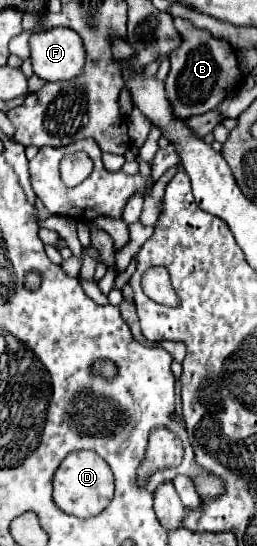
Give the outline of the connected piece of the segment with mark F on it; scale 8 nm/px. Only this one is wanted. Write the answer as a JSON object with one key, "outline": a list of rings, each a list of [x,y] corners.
{"outline":[[[71,28],[39,30],[29,40],[33,72],[47,80],[71,80],[85,64],[85,48],[77,32]]]}

